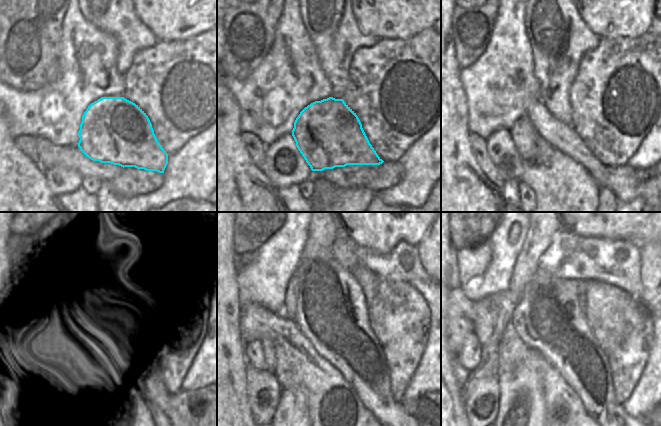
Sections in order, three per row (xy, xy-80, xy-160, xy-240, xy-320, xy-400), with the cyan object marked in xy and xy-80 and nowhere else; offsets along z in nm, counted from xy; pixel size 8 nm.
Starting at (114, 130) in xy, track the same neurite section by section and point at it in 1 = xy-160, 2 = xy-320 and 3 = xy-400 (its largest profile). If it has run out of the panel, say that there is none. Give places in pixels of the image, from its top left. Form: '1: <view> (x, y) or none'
1: xy-160 (533, 148)
2: xy-320 (268, 347)
3: xy-400 (492, 314)

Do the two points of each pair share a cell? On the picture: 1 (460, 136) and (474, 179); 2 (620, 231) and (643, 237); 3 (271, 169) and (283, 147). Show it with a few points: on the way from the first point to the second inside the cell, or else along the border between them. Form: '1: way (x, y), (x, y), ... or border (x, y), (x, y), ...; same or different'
1: way (460, 147), (460, 165), (463, 168); same
2: border (645, 222), (640, 224), (627, 238); different
3: way (273, 163), (273, 157), (277, 151); same

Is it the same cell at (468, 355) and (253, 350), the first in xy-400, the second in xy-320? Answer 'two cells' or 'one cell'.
one cell

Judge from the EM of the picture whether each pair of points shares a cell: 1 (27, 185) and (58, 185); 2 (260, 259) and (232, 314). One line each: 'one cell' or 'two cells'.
1: two cells
2: two cells

